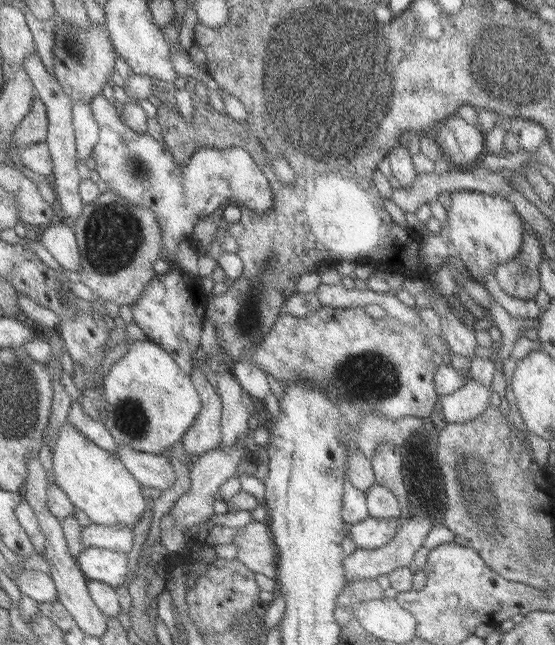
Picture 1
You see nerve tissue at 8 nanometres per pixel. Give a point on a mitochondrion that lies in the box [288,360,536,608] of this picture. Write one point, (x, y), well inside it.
(468, 467)

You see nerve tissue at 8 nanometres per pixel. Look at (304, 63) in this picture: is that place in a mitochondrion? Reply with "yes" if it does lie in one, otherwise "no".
yes

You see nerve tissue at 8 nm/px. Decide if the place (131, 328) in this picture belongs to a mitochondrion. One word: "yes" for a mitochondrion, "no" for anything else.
no

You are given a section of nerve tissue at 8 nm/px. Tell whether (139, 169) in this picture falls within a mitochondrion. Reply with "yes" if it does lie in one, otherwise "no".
yes

